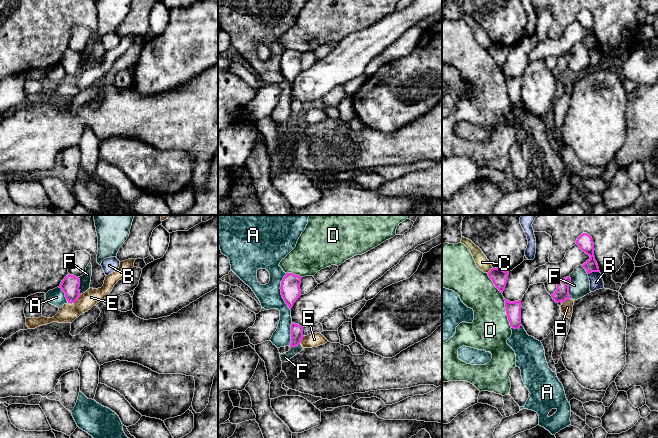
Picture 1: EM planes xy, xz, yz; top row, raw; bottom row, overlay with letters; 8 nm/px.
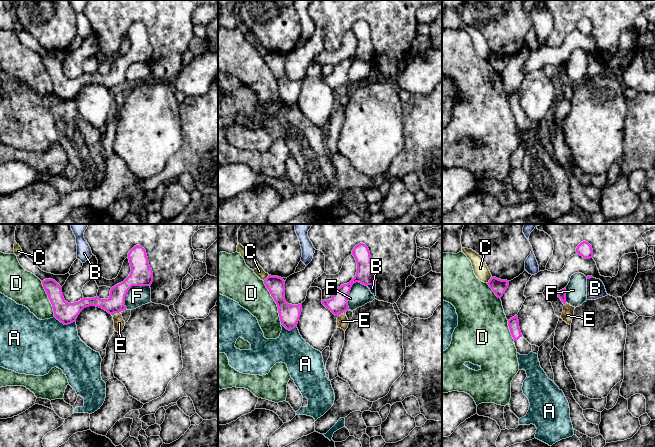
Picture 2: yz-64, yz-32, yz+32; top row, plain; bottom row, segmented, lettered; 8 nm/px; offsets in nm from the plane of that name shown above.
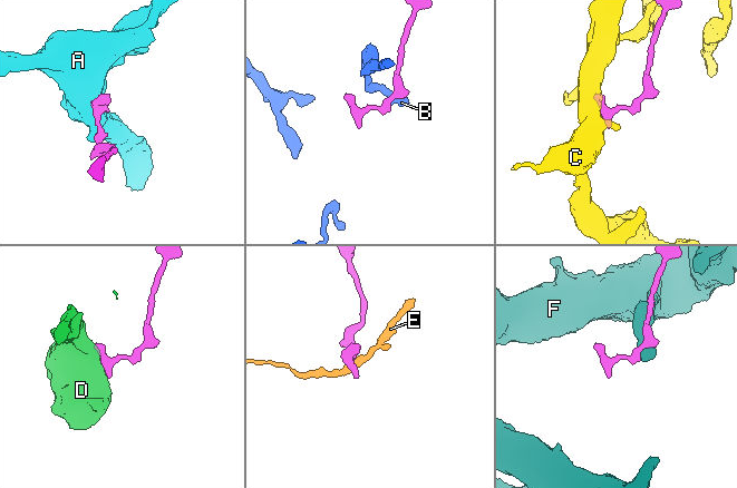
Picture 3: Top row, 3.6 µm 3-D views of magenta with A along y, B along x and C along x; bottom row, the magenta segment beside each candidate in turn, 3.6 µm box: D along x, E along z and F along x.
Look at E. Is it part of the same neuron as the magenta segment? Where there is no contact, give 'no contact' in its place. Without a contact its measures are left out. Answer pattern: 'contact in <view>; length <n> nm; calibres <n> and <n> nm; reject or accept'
contact in xy; length 100 nm; calibres 150 and 150 nm; reject

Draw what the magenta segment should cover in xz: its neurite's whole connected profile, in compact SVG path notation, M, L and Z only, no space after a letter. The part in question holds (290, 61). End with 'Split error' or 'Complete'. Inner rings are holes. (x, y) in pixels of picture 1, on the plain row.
M286 49L281 57L281 71L288 83L293 83L296 76L301 72L300 60L301 55L299 51L293 49Z. Complete

